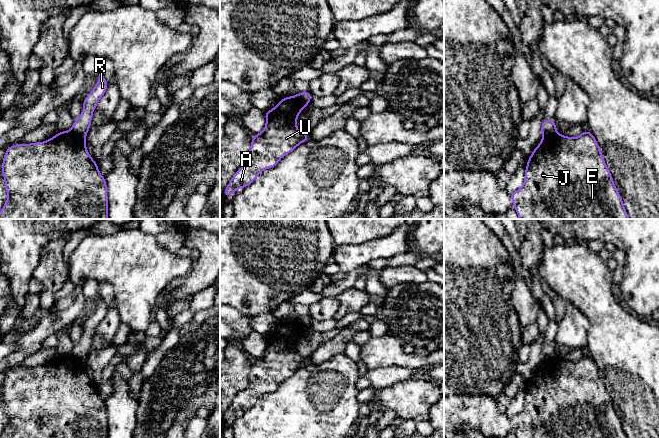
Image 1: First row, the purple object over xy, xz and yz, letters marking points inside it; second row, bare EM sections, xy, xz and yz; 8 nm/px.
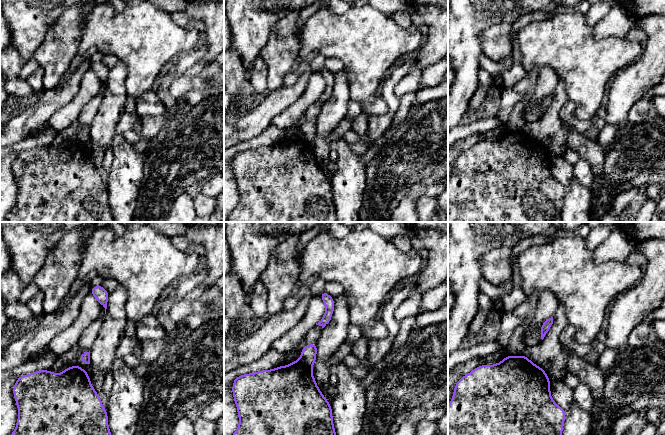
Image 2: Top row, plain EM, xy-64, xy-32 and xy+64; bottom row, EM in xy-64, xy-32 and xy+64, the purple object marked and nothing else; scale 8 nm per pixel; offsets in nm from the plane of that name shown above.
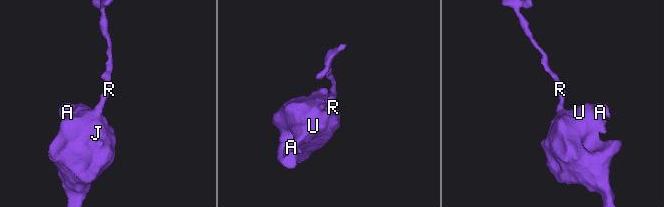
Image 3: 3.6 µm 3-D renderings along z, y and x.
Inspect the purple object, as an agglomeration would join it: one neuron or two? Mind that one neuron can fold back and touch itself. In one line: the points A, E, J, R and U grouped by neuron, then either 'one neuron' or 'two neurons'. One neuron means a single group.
A E J U / R; two neurons

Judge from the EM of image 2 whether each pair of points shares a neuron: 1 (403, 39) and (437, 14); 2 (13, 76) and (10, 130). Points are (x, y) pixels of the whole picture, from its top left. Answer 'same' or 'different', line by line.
1: different
2: different

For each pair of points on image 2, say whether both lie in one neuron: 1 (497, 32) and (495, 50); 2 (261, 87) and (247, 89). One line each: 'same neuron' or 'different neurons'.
1: same neuron
2: different neurons

